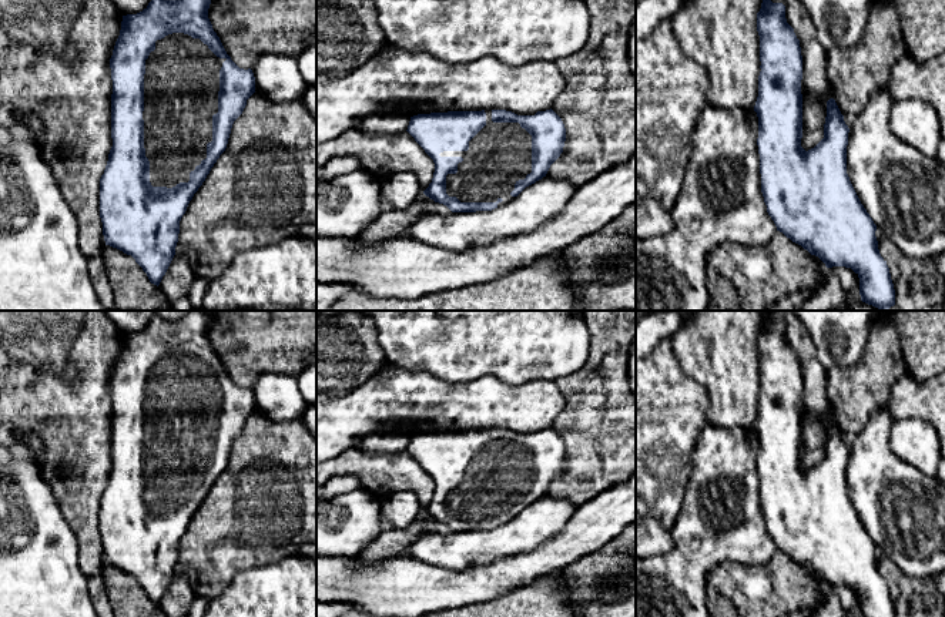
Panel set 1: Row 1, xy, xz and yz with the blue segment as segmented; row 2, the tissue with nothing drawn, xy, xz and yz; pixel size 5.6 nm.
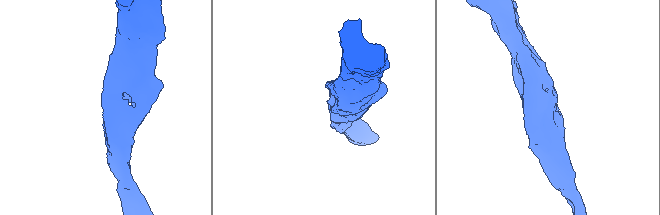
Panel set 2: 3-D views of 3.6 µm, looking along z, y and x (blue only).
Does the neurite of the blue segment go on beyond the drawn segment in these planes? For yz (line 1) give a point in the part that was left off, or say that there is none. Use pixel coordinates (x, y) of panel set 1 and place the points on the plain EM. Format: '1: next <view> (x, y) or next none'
1: next none

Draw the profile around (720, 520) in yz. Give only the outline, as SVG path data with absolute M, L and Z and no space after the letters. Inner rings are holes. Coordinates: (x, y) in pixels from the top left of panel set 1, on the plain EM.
M707 423L693 450L690 482L670 529L671 551L636 557L636 617L710 617L708 573L724 561L760 566L777 551L761 512L758 436L754 429Z

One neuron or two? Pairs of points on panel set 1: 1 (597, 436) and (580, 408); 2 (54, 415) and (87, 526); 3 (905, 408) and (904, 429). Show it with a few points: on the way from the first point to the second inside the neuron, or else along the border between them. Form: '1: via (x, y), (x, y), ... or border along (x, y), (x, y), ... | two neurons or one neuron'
1: via (597, 429), (597, 425), (587, 415) | one neuron
2: via (81, 442), (83, 499) | one neuron
3: border along (895, 419), (920, 418), (930, 423) | two neurons

